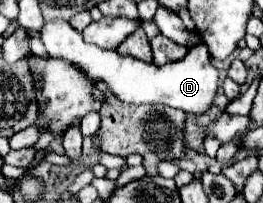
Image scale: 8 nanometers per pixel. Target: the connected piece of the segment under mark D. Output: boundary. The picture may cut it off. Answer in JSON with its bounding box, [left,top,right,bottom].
[41,21,219,115]

